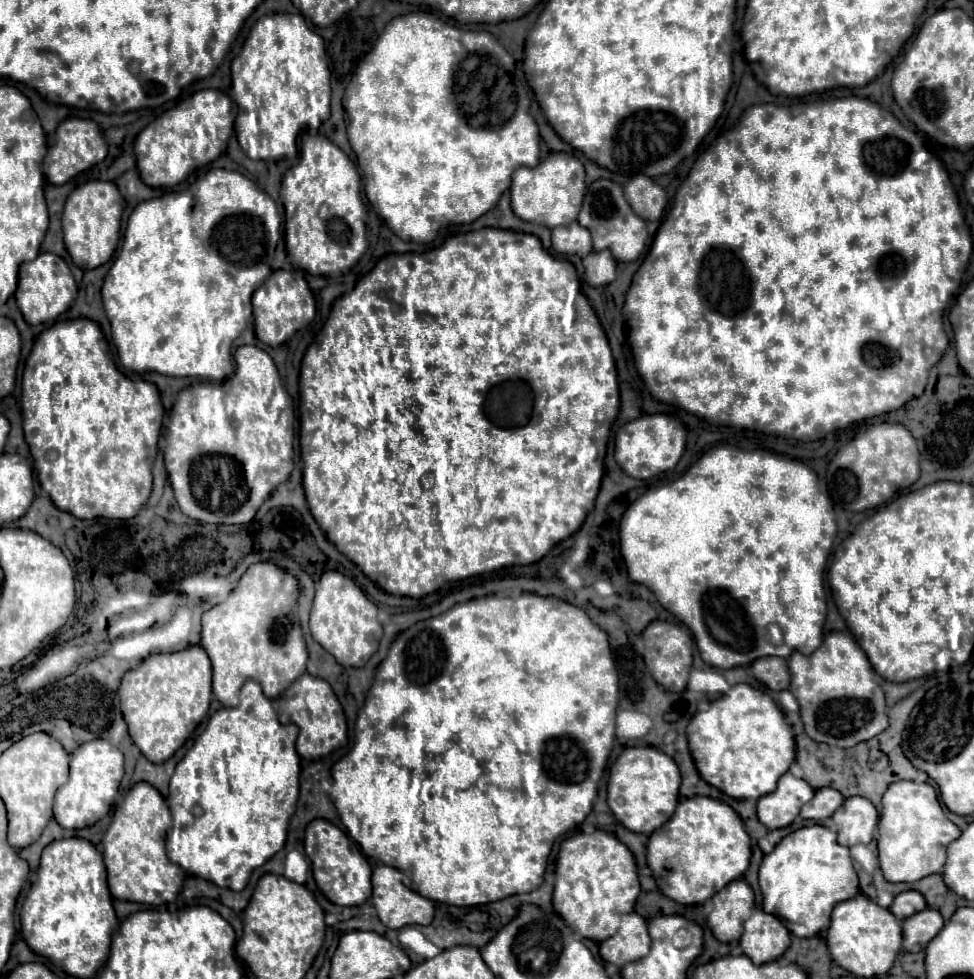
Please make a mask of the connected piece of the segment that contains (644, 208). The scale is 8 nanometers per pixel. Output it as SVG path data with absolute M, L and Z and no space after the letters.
M636 175L632 181L628 181L628 185L624 187L624 195L636 215L640 215L644 221L662 219L668 197L666 191L648 175Z

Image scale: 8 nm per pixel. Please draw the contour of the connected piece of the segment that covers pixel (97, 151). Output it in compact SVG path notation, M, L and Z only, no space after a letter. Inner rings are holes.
M70 117L66 121L62 121L56 129L56 143L48 149L48 155L44 159L42 171L46 175L46 179L52 185L64 185L68 179L72 179L74 175L90 169L92 165L100 163L108 153L108 145L102 137L100 127L92 121L92 119L78 119L78 117Z

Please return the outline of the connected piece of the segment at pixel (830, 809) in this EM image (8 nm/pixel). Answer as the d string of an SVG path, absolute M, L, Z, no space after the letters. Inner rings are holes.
M824 787L824 789L818 789L812 797L812 801L808 801L802 811L800 811L800 817L802 819L814 819L814 821L820 821L820 819L826 819L830 817L838 807L840 803L844 801L842 793L832 789L832 787Z

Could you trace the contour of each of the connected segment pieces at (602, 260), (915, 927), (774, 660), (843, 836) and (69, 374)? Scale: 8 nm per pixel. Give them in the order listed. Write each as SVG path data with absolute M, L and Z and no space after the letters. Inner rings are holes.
M592 251L582 259L582 265L586 269L584 281L590 287L602 287L616 279L616 261L612 259L610 251Z
M924 909L904 919L904 949L920 953L944 927L944 919L936 909Z
M760 657L750 667L752 675L772 691L784 691L790 685L788 663L782 657Z
M850 797L832 815L832 821L836 825L840 845L844 847L854 847L860 843L868 845L878 825L878 811L868 799Z
M74 319L66 323L54 323L50 329L42 331L32 347L32 353L26 361L24 373L22 373L22 415L23 431L26 435L26 443L30 447L32 459L34 459L34 469L38 471L38 481L42 489L50 495L52 503L60 511L68 511L78 519L96 519L96 517L108 517L108 519L132 519L140 507L146 503L146 499L152 493L152 463L158 453L158 440L161 433L164 417L164 407L160 403L160 395L154 383L148 381L132 381L126 377L118 367L114 365L112 357L108 357L108 347L104 343L104 335L100 327L90 321L90 319ZM48 451L56 451L56 459L48 459Z

